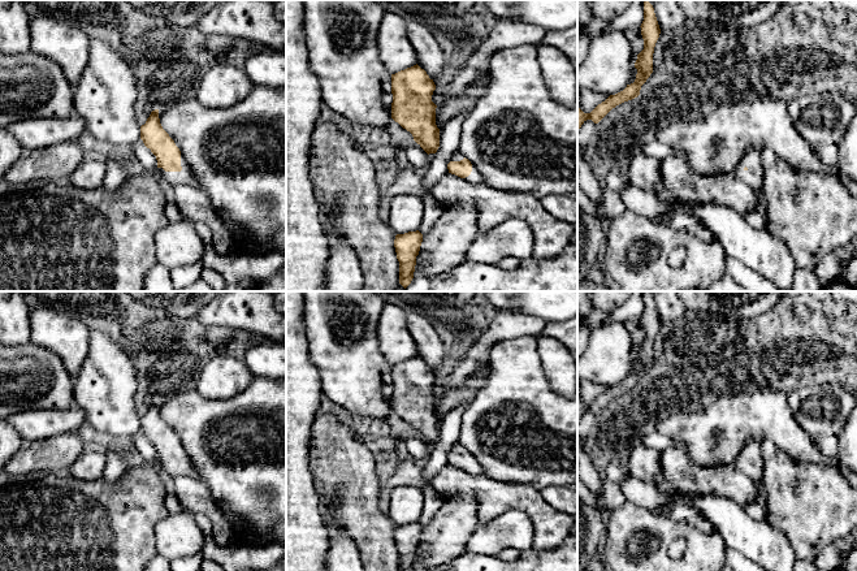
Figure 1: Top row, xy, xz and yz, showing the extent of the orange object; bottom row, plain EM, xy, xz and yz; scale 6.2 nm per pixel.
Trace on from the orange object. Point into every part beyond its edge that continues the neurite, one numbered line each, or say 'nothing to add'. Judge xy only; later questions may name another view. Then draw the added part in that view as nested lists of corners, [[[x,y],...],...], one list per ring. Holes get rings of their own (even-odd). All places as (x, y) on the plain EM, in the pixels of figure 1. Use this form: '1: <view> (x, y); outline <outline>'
1: xy (185, 468); outline [[[181,445],[181,463],[165,463],[163,459],[157,459],[156,462],[160,464],[161,470],[165,471],[172,477],[176,476],[190,476],[195,479],[200,479],[199,473],[196,472],[189,454]]]

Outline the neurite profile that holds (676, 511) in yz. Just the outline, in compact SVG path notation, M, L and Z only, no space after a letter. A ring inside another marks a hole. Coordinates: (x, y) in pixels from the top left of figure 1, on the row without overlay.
M676 501L662 505L657 514L668 518L679 524L687 524L704 533L718 533L717 528L697 510Z

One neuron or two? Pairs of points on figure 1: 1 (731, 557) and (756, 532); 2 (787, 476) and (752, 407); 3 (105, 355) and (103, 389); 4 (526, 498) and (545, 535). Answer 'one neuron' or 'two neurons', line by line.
1: two neurons
2: two neurons
3: one neuron
4: one neuron

